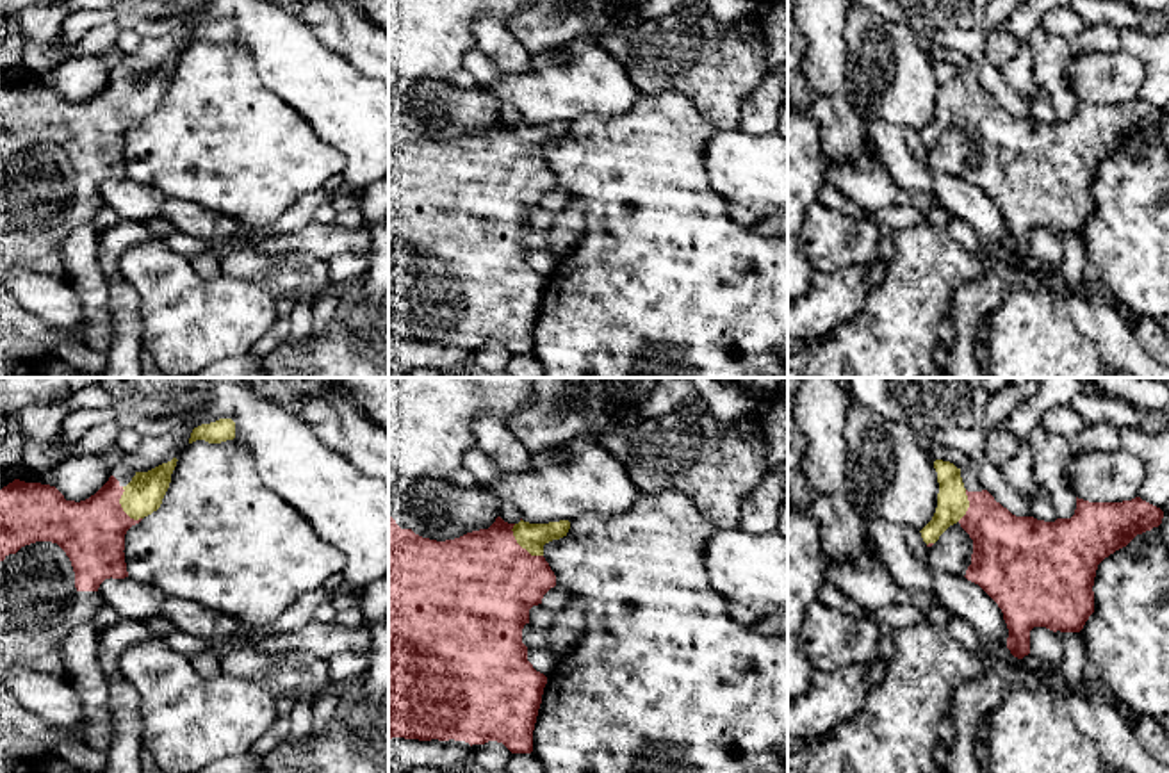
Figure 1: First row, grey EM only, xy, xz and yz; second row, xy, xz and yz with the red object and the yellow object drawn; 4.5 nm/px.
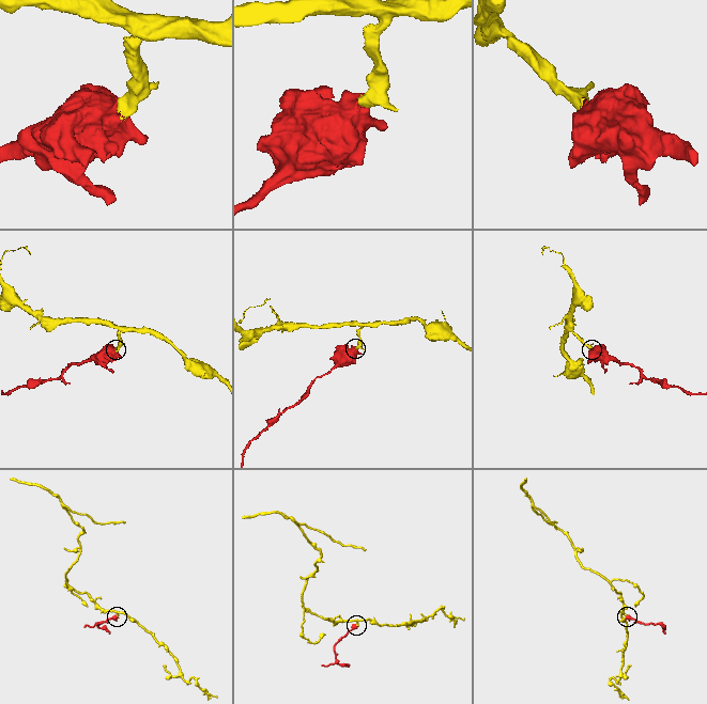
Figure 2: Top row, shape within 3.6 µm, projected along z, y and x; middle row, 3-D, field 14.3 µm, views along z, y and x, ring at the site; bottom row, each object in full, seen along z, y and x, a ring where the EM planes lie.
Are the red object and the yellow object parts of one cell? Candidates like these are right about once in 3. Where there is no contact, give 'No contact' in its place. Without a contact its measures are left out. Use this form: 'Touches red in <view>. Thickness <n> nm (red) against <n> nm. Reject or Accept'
Touches red in xz. Thickness 480 nm (red) against 130 nm. Accept

